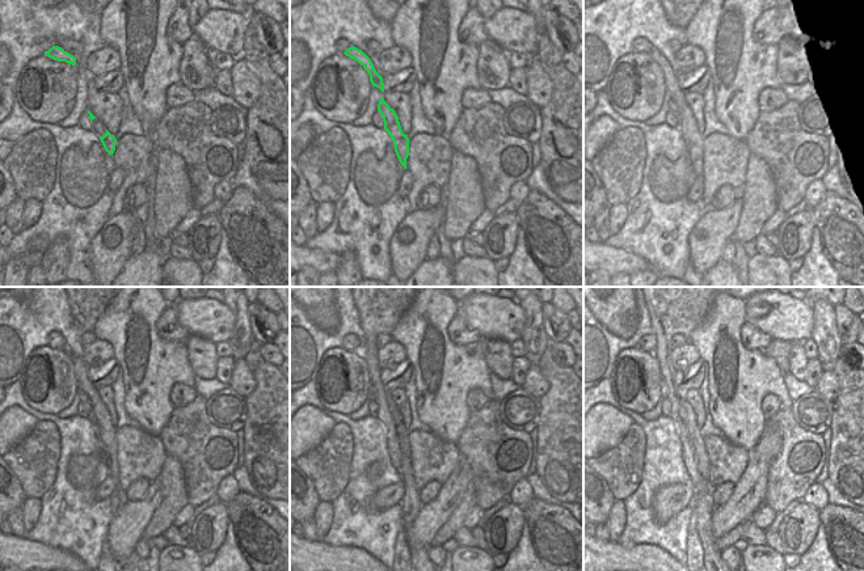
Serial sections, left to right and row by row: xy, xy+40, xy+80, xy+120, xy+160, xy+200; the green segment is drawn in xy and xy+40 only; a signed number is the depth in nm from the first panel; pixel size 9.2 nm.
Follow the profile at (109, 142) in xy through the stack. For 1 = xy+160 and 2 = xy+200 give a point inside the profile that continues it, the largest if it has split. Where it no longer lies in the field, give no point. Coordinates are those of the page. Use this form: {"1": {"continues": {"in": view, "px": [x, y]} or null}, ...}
{"1": {"continues": {"in": "xy+160", "px": [411, 503]}}, "2": {"continues": {"in": "xy+200", "px": [704, 506]}}}

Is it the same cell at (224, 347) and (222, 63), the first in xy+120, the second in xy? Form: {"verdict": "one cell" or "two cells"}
{"verdict": "one cell"}

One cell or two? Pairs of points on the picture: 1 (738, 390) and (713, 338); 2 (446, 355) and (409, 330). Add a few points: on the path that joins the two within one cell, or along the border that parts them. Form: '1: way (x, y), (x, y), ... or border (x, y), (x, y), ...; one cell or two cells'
1: way (738, 371), (740, 354), (737, 342), (728, 330); one cell
2: way (445, 339), (430, 318), (421, 314); one cell

